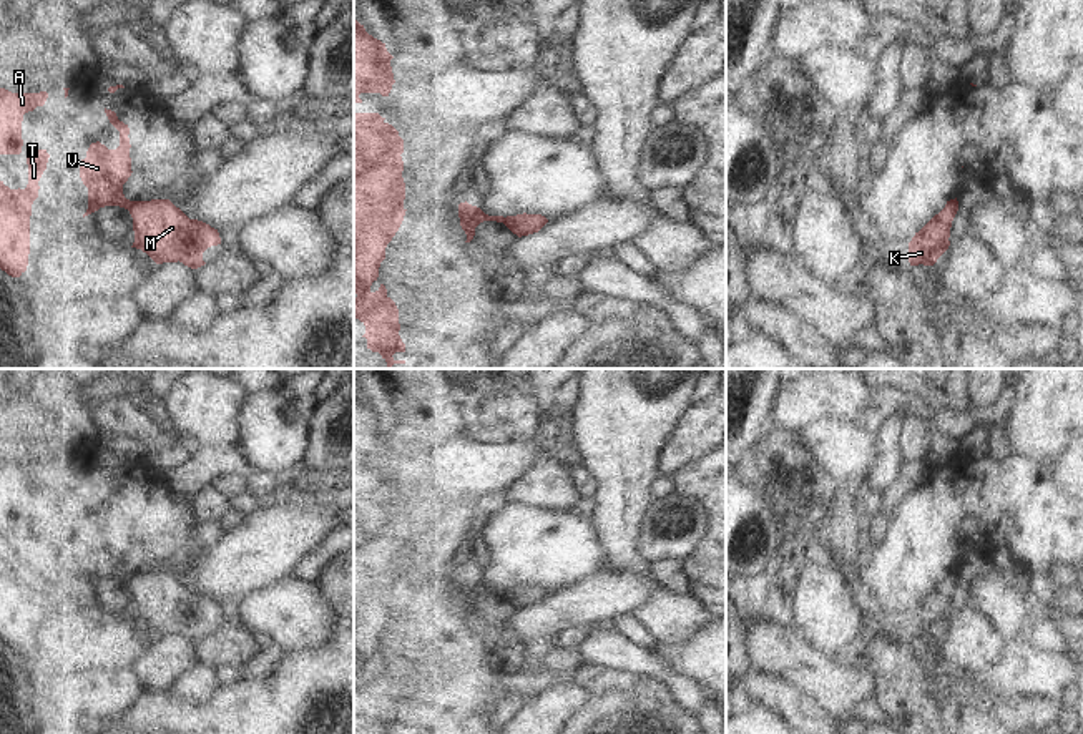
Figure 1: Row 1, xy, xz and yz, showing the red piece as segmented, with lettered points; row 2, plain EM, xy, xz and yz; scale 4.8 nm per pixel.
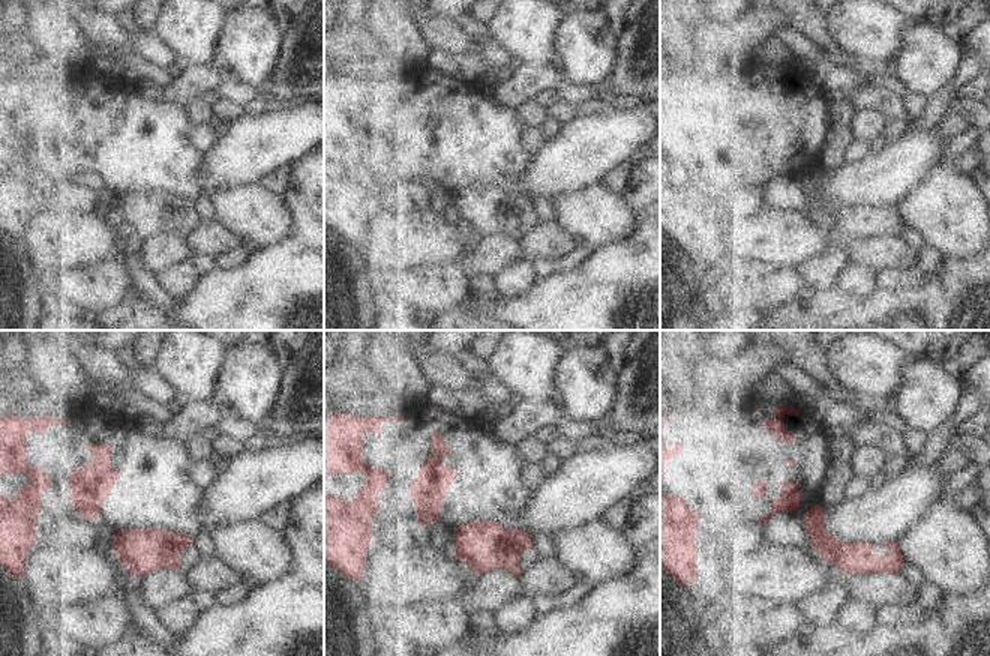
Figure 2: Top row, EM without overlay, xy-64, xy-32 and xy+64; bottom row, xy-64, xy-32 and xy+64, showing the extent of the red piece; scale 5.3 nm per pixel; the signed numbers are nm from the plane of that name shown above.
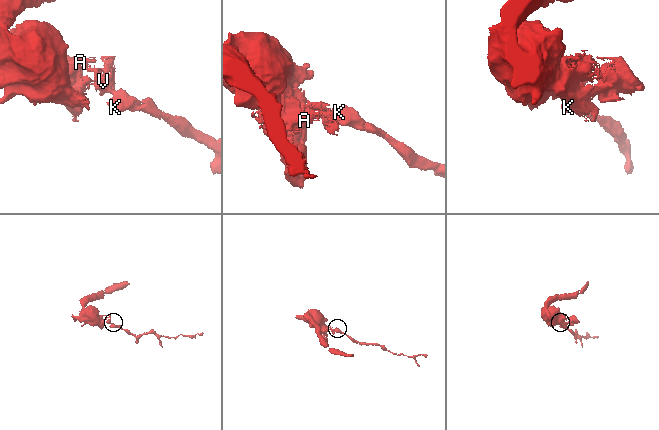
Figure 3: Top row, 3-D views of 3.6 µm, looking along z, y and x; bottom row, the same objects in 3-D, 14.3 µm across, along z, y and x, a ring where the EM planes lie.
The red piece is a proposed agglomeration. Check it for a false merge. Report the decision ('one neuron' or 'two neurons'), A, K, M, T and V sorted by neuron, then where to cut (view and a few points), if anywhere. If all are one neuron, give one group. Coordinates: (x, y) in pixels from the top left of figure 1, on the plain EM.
two neurons; groups A T V / K M; cut xy (137, 573), (128, 582)

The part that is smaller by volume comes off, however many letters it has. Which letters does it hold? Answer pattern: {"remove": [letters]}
{"remove": ["K", "M"]}

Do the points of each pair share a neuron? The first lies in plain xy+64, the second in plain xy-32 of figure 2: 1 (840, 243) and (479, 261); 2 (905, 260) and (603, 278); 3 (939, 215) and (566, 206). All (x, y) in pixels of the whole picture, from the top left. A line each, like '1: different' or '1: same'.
1: same
2: different
3: same

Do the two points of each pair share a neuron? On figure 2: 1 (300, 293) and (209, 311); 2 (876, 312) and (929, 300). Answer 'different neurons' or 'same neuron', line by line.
1: same neuron
2: same neuron

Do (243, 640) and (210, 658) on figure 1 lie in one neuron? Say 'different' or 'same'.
same

